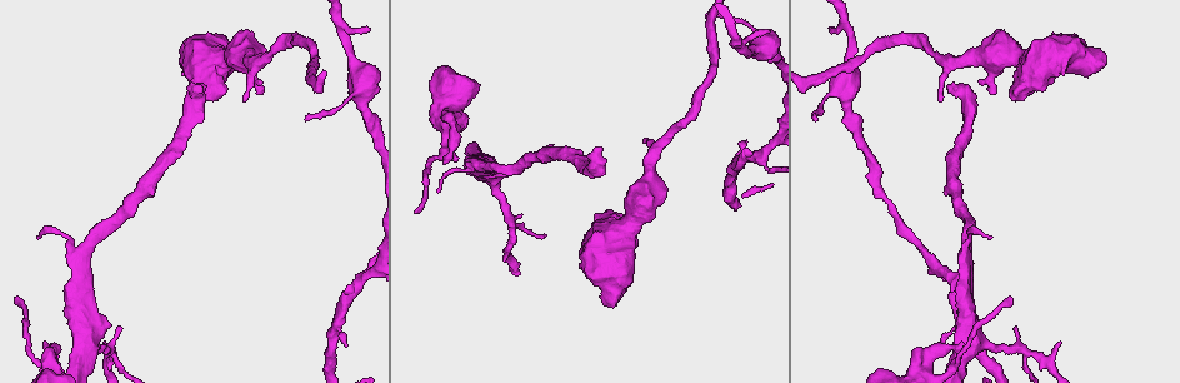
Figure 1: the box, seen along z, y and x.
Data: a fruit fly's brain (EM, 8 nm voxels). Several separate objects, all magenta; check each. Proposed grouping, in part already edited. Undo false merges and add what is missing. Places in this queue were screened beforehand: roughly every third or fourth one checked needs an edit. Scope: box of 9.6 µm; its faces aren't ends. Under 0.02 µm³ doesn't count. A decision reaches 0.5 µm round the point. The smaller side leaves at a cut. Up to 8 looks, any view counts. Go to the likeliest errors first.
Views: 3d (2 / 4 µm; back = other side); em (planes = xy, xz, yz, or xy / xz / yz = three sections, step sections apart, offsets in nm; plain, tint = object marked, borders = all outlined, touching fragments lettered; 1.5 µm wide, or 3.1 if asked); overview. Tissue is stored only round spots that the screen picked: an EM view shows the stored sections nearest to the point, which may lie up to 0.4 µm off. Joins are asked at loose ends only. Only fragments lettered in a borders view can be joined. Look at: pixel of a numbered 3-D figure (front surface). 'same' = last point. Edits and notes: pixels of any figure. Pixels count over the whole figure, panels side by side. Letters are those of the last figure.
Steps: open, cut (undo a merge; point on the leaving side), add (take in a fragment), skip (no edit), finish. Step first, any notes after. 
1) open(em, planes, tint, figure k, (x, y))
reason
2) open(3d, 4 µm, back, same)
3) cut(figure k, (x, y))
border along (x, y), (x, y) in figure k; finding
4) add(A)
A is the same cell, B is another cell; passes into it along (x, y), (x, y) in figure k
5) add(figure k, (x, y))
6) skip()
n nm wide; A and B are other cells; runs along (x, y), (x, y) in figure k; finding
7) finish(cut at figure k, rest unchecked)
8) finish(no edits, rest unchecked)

open(em, yz, step 4, tint, figure 1, (602, 303))
free end

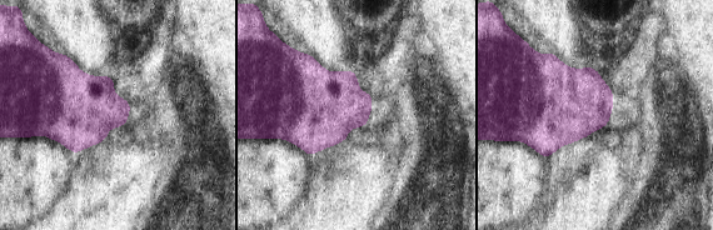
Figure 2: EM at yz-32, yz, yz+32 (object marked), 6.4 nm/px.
open(em, xz, step 8, borders, same)
cut it another way

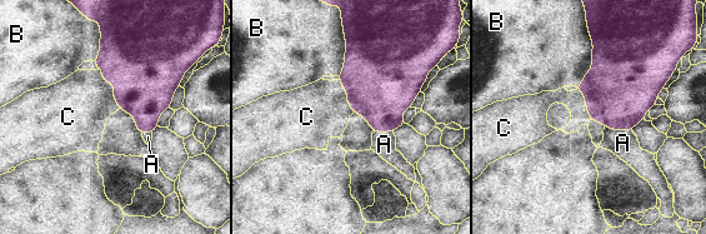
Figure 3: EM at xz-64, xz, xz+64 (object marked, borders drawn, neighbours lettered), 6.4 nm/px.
add(A)
A is the same cell, B and C are other cells; passes into it along (619, 90), (619, 129), (622, 143) in figure 3; it goes on there

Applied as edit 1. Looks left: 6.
open(em, yz, step 4, tint, figure 1, (207, 97))
stops while still wide

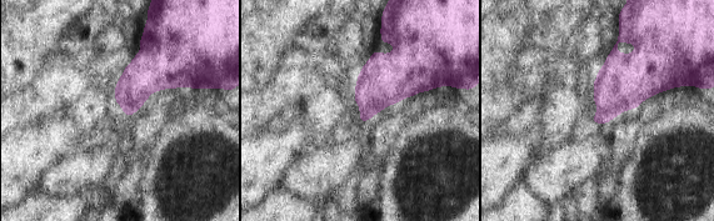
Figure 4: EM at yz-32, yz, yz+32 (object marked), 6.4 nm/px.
open(em, planes, borders, same)

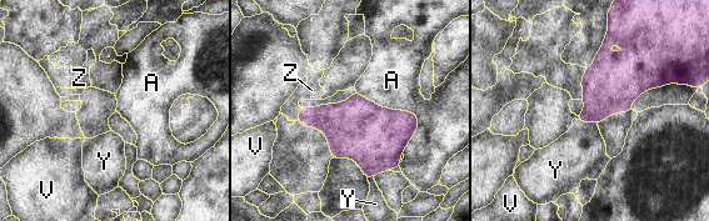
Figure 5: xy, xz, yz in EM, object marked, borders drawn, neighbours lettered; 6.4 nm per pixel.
skip()
A touches over 500 nm; A, V, Y and Z are other cells; border along (578, 119), (597, 124) in figure 5; none of them fits

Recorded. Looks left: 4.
open(3d, 4 µm, figure 1, (40, 363))
thick turns thin

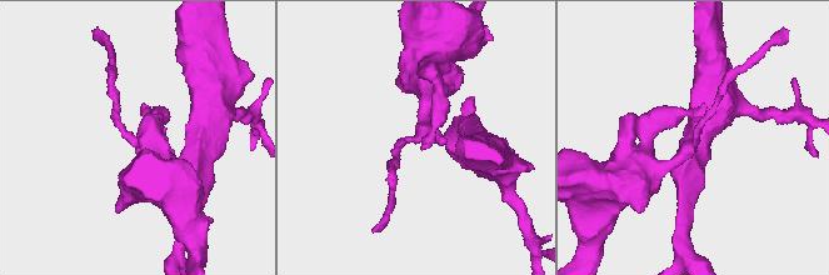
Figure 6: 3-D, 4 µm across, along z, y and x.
open(em, xy, step 4, tint, figure 6, (131, 140))
need the tissue

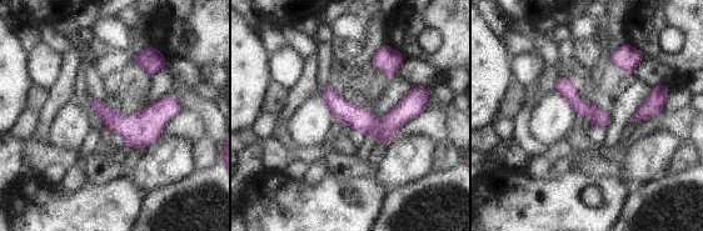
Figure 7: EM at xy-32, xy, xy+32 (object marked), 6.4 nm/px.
open(em, xy, step 4, borders, same)
see the neighbours

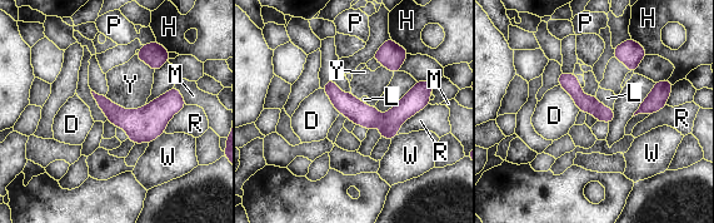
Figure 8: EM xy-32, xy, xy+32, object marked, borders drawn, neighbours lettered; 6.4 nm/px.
skip()
110 nm wide; D, H, L, M, P, R, W and Y are other cells; runs along (328, 85), (373, 118), (427, 94) in figure 8; continuous, no second cell

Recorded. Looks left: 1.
finish(add at figure 3, rest unchecked)

